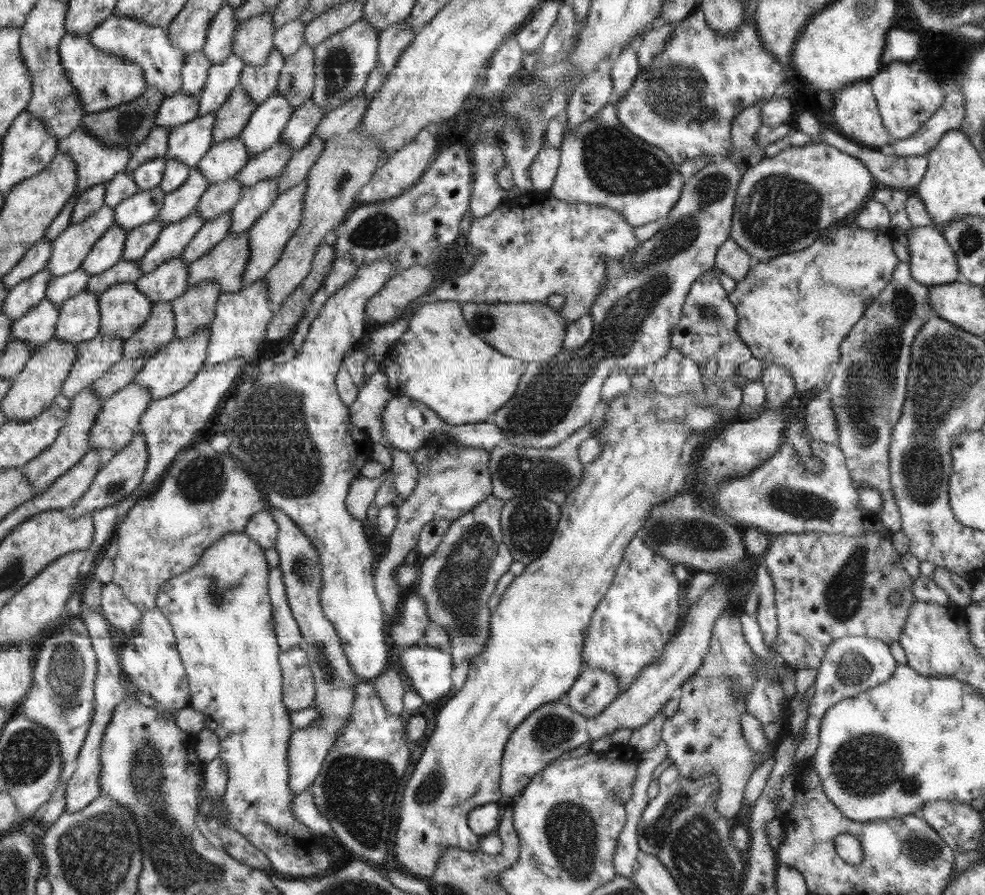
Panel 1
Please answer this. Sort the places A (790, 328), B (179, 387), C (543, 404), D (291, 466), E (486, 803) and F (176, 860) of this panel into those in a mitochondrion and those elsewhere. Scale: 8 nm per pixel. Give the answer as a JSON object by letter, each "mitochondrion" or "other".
{"A":"other","B":"other","C":"mitochondrion","D":"mitochondrion","E":"other","F":"mitochondrion"}

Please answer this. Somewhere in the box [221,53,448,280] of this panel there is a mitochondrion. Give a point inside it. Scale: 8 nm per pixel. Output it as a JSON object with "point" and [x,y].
{"point":[376,230]}

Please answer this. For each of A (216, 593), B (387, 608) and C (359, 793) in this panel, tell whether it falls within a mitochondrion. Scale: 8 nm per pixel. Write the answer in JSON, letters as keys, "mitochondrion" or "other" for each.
{"A":"mitochondrion","B":"other","C":"mitochondrion"}

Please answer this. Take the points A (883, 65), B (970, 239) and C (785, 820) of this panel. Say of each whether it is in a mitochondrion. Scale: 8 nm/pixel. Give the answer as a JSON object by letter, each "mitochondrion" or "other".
{"A":"other","B":"mitochondrion","C":"other"}

